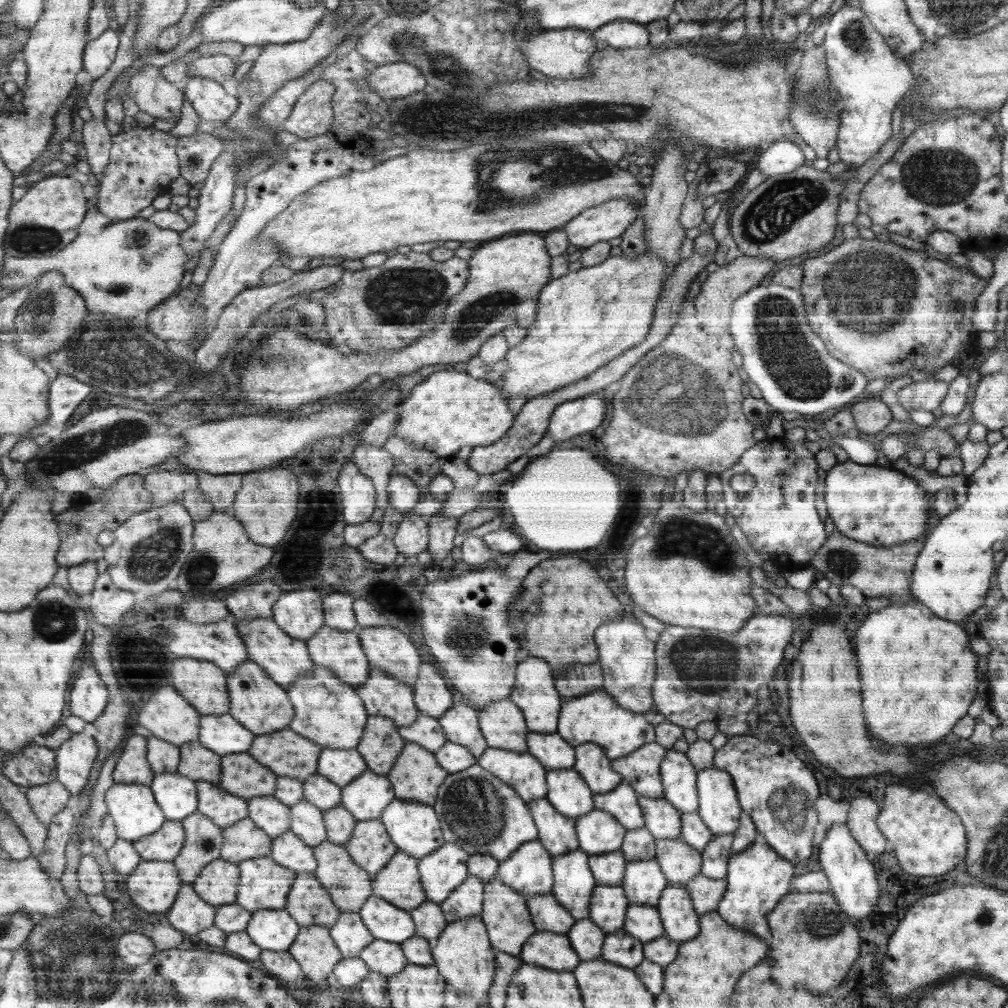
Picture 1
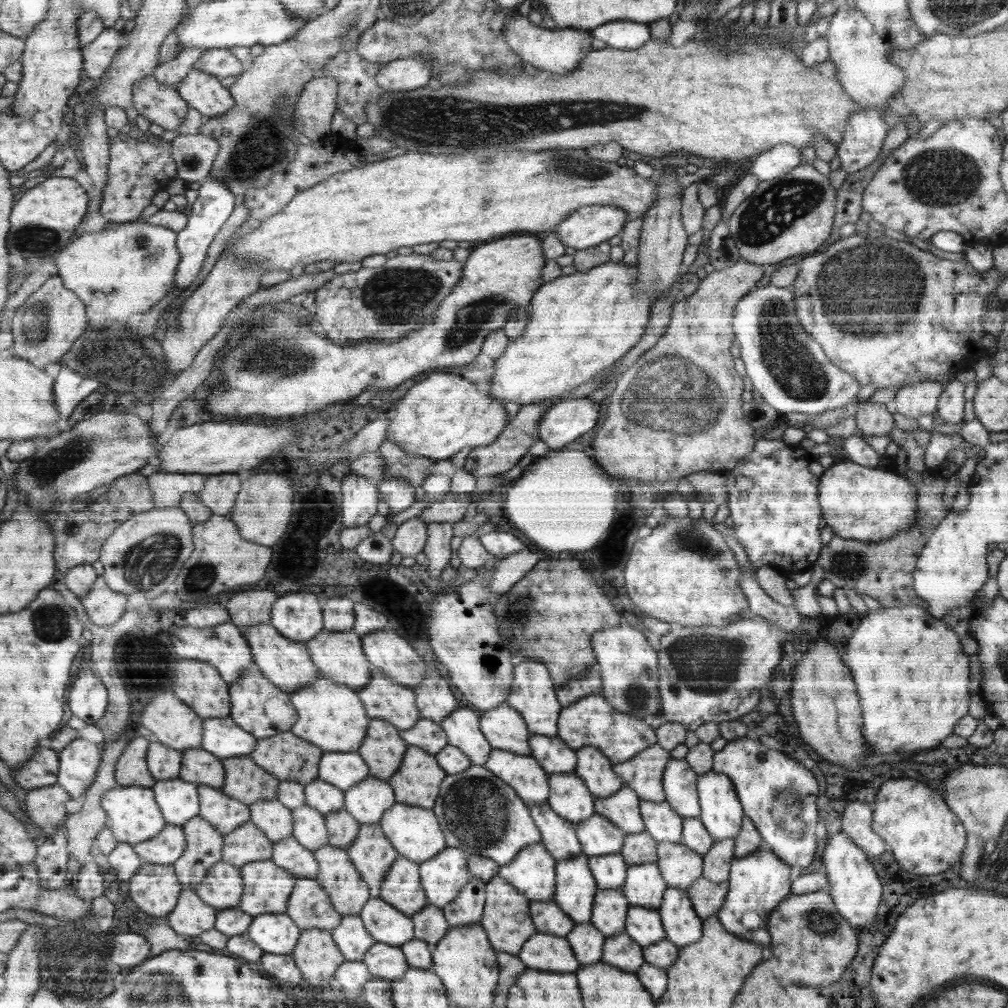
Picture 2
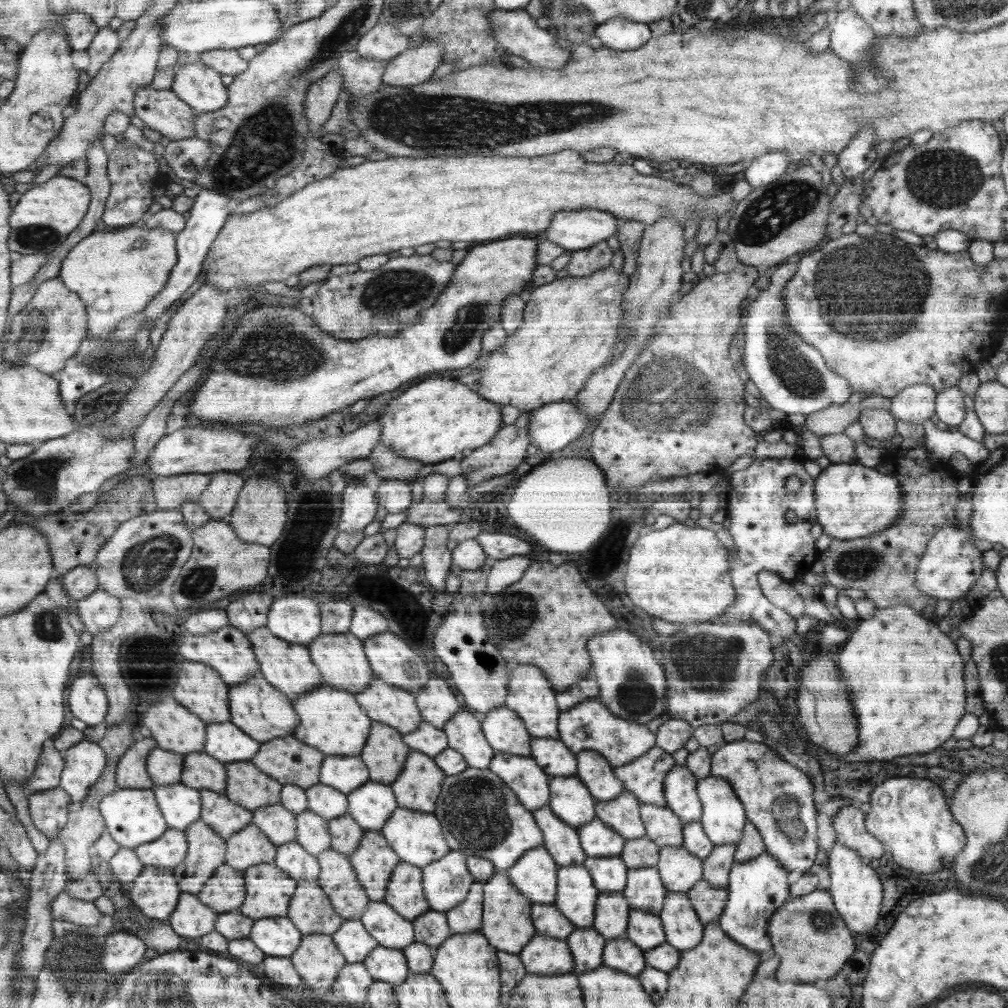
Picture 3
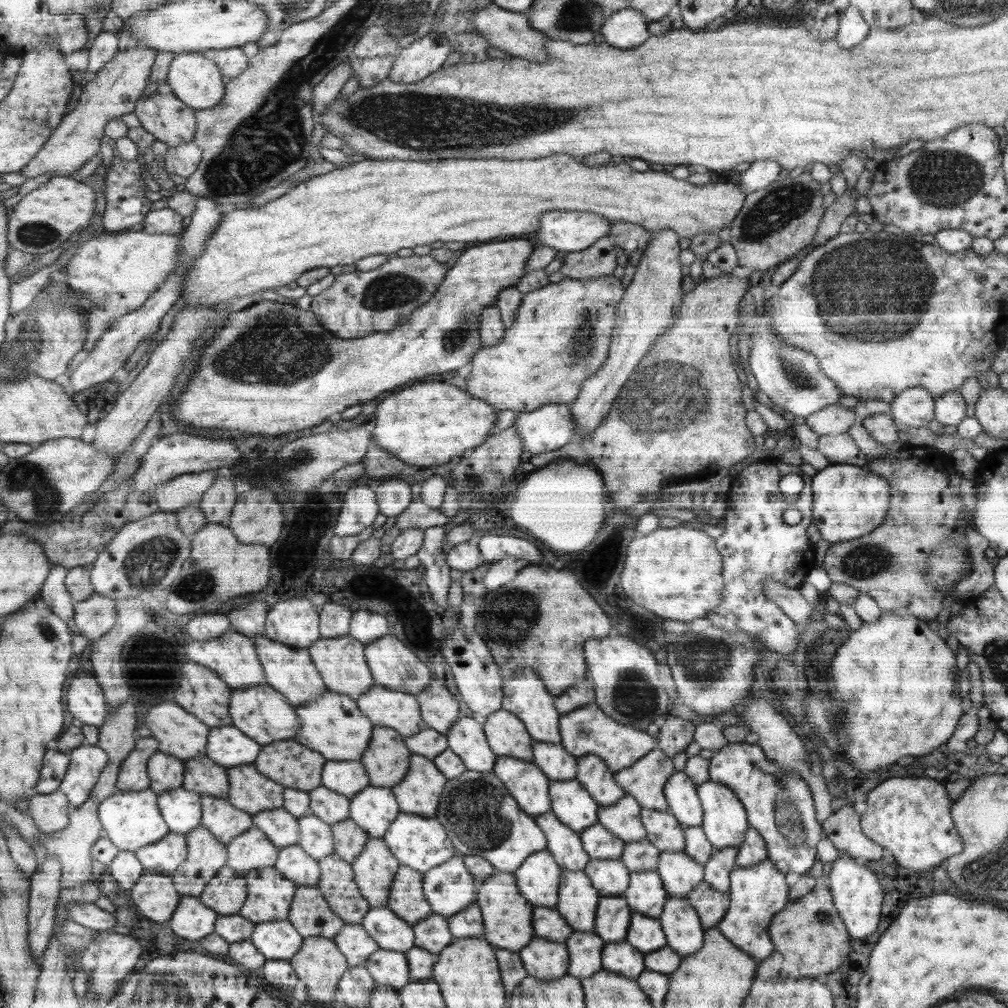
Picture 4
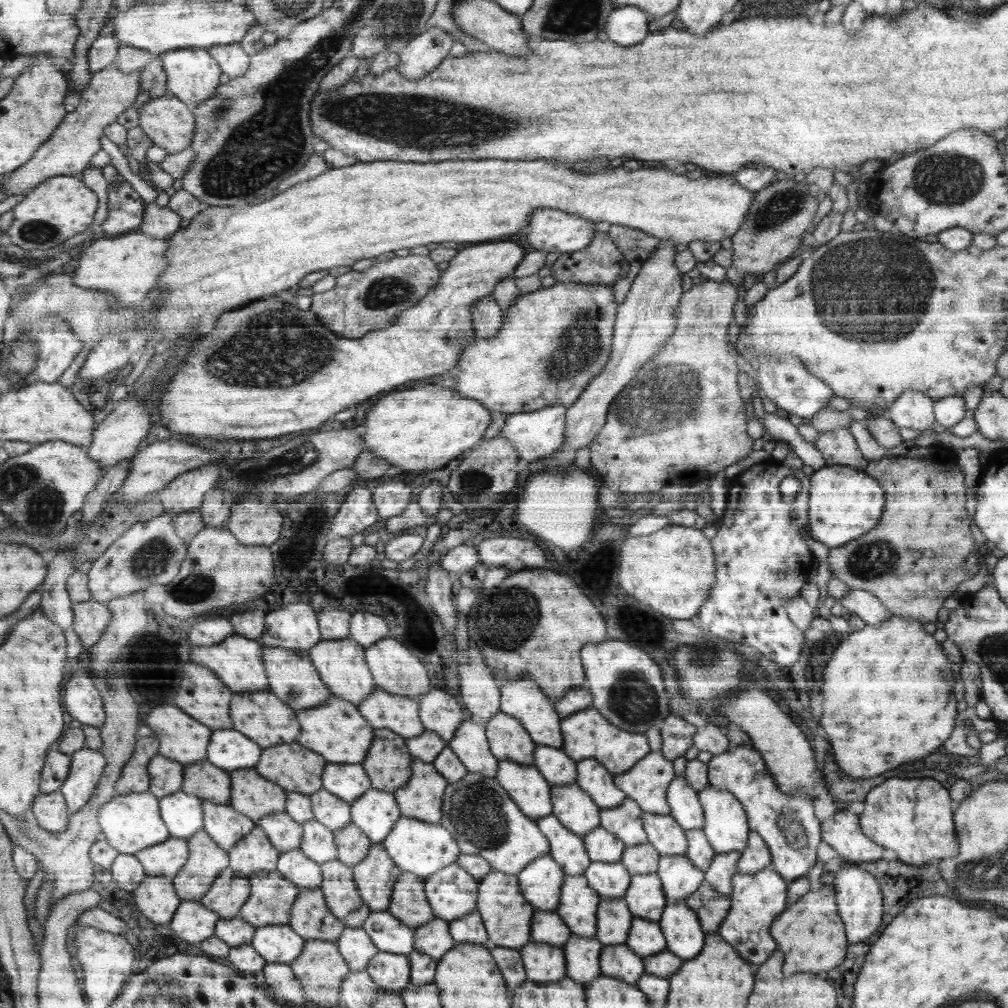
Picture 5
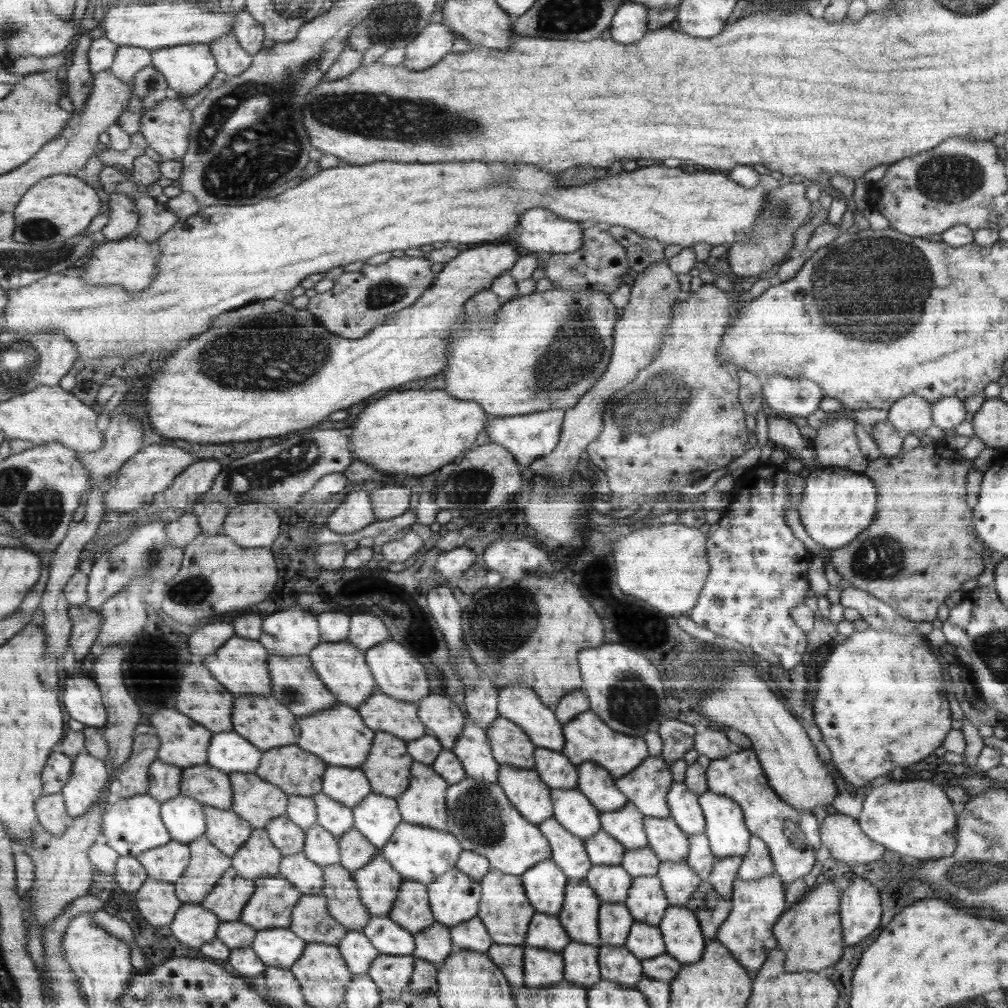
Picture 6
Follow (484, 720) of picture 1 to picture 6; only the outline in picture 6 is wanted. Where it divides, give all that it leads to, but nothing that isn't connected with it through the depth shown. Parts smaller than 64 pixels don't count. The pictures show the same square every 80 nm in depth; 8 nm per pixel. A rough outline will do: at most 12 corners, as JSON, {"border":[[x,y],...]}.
{"border":[[498,717],[487,729],[500,766],[536,767],[521,725]]}

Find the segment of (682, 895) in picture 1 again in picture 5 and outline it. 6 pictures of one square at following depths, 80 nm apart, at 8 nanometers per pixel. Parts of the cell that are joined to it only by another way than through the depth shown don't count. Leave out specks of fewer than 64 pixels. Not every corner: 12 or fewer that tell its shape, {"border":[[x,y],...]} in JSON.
{"border":[[668,903],[658,923],[682,960],[704,950],[698,915]]}

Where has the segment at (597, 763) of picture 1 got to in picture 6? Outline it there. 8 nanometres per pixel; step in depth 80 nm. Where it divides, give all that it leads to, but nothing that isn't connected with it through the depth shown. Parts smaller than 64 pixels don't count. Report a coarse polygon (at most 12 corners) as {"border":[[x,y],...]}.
{"border":[[594,762],[577,766],[578,790],[600,812],[629,802],[616,778]]}

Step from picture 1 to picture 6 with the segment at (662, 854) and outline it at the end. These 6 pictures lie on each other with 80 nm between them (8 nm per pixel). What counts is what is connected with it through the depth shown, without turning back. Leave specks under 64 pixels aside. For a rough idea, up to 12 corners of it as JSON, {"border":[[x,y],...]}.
{"border":[[686,860],[662,861],[655,875],[670,905],[684,906],[702,882]]}

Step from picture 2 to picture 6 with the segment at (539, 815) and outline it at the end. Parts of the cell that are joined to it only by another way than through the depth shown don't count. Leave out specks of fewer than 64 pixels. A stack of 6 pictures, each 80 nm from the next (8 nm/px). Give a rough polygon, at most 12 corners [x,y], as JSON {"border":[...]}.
{"border":[[553,817],[540,824],[552,859],[570,880],[594,864],[585,841]]}

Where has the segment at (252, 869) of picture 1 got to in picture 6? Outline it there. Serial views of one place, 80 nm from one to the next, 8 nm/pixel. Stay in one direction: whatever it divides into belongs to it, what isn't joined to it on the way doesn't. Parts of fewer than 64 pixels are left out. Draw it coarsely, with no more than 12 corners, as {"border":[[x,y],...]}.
{"border":[[261,876],[240,920],[258,931],[289,927],[302,893]]}

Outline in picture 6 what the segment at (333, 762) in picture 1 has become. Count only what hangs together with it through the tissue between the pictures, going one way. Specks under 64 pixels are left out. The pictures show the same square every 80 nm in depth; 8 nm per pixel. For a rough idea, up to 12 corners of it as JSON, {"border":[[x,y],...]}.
{"border":[[328,766],[321,792],[353,809],[372,792],[359,767]]}

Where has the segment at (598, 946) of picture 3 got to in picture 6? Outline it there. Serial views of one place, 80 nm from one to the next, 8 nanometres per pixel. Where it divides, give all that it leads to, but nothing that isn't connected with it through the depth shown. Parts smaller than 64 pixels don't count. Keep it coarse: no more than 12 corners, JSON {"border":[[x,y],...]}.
{"border":[[572,941],[564,948],[565,980],[600,983],[598,946]]}

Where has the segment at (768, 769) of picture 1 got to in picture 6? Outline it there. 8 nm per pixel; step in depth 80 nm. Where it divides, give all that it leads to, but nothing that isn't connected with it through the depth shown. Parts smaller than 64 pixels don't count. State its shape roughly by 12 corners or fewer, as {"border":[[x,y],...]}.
{"border":[[752,748],[712,759],[710,791],[740,805],[789,885],[821,832],[774,788]]}

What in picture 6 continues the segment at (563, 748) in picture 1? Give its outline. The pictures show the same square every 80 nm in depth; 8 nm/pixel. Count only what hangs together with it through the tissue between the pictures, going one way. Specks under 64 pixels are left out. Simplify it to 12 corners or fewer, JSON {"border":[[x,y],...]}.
{"border":[[538,748],[535,769],[549,788],[580,785],[560,751]]}

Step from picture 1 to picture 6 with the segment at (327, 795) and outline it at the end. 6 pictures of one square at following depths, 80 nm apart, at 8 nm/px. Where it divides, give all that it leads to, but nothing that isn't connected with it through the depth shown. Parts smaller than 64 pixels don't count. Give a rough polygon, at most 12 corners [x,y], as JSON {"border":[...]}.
{"border":[[320,792],[316,823],[339,837],[353,830],[353,810]]}

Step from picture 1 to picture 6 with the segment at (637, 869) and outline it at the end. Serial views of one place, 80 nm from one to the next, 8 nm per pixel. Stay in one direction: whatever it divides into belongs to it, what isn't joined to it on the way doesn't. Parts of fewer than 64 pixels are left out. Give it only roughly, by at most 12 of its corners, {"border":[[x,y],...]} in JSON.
{"border":[[656,875],[634,877],[624,903],[656,926],[671,906]]}

